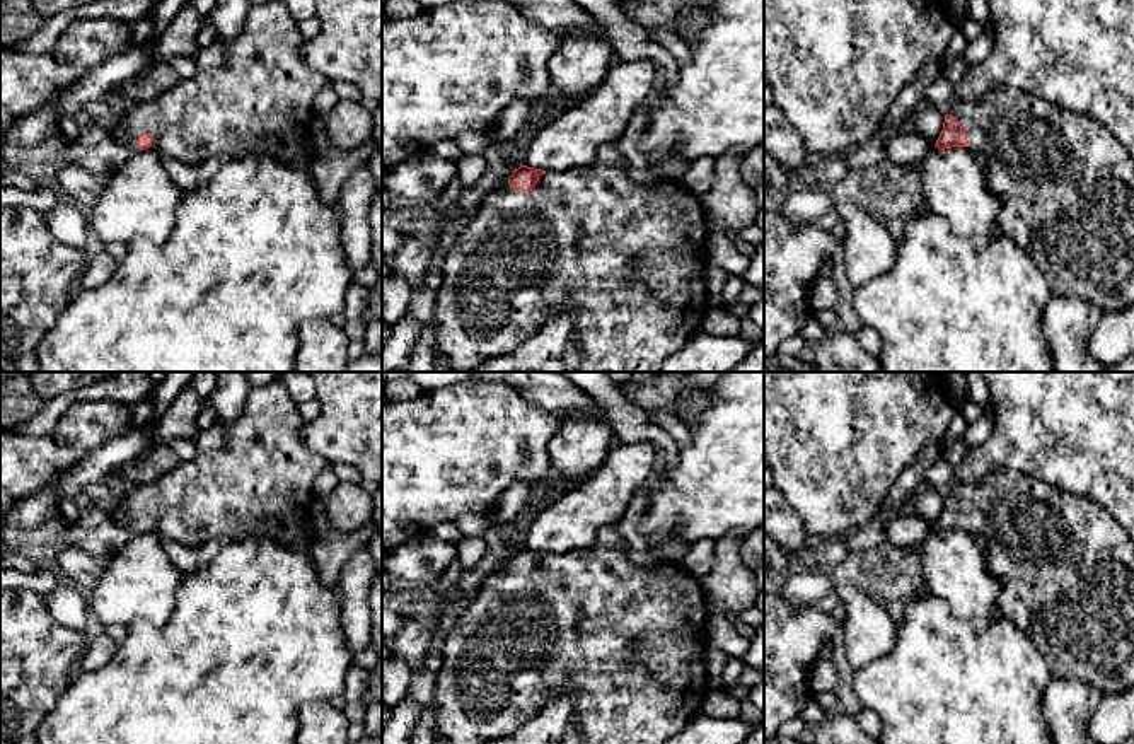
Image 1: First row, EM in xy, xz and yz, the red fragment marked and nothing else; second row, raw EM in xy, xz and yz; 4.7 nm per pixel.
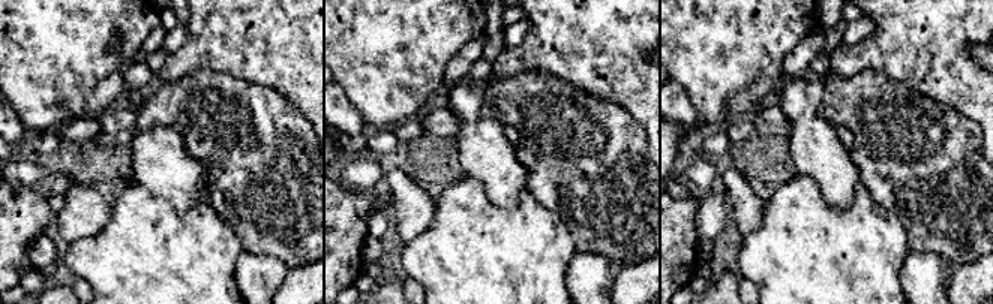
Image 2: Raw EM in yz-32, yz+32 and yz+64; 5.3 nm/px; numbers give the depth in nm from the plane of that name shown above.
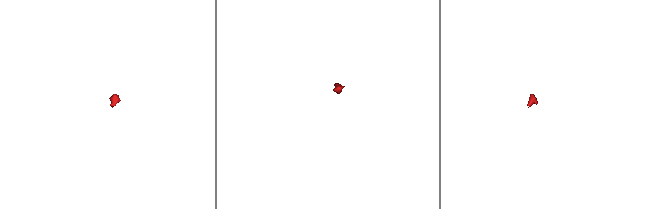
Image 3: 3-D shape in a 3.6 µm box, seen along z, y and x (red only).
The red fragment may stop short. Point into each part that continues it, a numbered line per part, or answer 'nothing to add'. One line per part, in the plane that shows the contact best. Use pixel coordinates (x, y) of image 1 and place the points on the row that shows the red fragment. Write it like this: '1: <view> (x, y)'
1: xz (626, 256)

